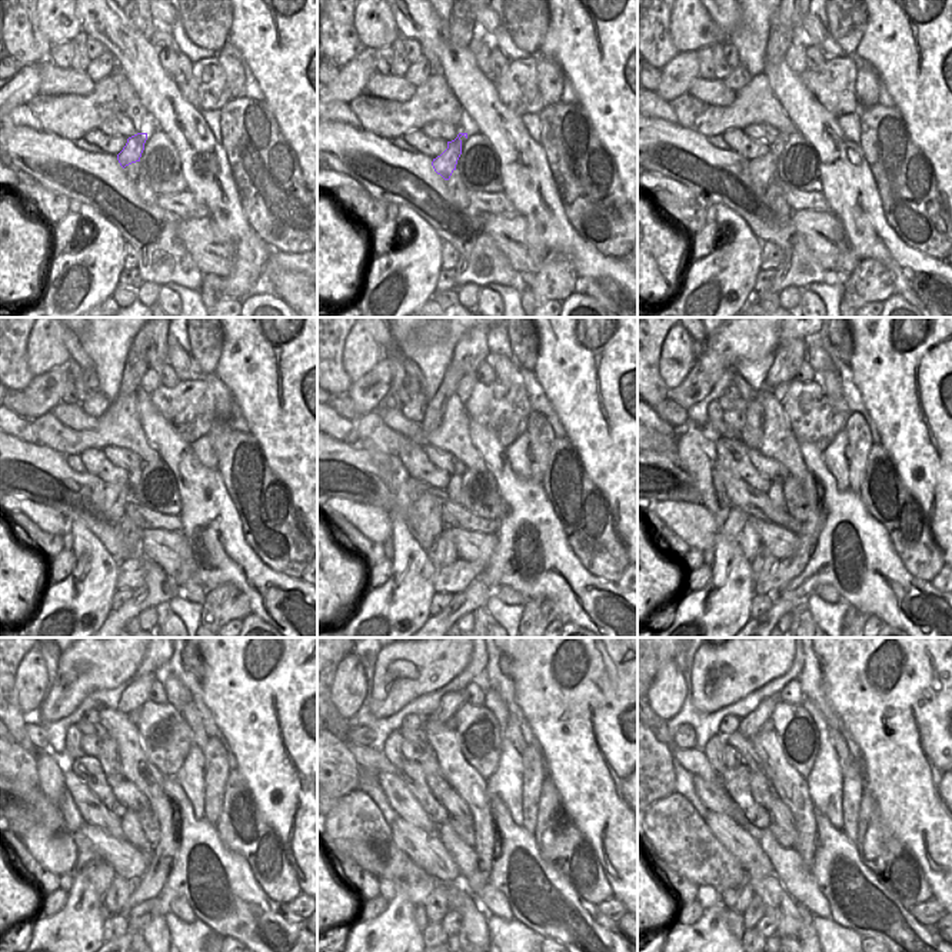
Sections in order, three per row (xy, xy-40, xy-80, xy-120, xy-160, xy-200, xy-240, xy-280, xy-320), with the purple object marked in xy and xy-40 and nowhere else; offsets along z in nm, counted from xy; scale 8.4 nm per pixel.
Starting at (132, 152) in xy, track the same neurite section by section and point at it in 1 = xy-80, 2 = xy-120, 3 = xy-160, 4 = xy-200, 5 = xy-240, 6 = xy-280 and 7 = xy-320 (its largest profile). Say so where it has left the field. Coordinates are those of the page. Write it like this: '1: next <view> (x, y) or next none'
1: next xy-80 (762, 169)
2: next xy-120 (112, 503)
3: next xy-160 (425, 516)
4: next xy-200 (748, 539)
5: next xy-240 (100, 874)
6: next xy-280 (418, 892)
7: next xy-320 (736, 899)

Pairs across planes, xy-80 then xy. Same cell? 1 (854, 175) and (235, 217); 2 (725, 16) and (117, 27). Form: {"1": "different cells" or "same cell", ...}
{"1": "same cell", "2": "same cell"}

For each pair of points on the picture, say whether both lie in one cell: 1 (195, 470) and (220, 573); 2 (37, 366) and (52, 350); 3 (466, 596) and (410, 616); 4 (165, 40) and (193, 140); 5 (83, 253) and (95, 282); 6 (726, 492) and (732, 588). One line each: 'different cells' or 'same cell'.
1: same cell
2: same cell
3: different cells
4: different cells
5: same cell
6: different cells

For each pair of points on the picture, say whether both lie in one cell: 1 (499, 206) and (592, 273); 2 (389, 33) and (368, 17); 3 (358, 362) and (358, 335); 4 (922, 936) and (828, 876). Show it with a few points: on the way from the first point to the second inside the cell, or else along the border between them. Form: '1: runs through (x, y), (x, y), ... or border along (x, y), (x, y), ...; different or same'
1: border along (502, 190), (519, 213); different
2: runs through (383, 32), (373, 22); same
3: runs through (358, 355), (358, 342); same
4: runs through (898, 929), (851, 886); same

